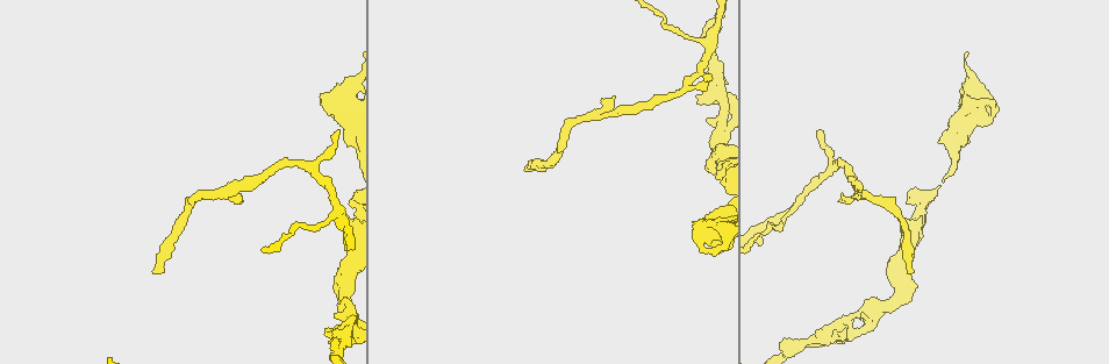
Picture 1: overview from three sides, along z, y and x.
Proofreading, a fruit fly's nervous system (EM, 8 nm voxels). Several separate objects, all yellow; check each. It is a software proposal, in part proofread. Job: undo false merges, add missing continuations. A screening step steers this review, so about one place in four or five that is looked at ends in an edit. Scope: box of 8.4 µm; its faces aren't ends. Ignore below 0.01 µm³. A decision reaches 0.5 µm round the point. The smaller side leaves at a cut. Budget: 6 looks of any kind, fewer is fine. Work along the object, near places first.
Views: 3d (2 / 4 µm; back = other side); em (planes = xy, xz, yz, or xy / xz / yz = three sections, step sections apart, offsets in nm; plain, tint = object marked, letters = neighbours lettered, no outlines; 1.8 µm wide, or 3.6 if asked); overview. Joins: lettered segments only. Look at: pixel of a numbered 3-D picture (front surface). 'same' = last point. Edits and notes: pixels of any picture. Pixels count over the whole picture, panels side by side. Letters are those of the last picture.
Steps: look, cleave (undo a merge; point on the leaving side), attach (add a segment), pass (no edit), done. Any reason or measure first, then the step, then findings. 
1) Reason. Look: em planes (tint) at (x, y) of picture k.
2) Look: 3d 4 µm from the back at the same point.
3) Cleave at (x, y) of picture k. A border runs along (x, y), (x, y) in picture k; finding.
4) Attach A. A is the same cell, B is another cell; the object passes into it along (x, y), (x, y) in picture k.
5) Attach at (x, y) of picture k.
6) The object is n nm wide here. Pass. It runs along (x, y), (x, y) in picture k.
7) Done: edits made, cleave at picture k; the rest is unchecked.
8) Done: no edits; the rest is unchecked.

Thin end. Look: 3d 2 µm at (838, 201) of picture 1.

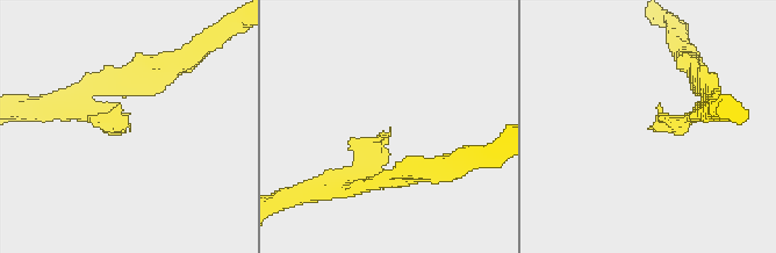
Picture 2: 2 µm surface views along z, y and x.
Need the tissue. Look: em planes (plain) at (388, 133) of picture 2.

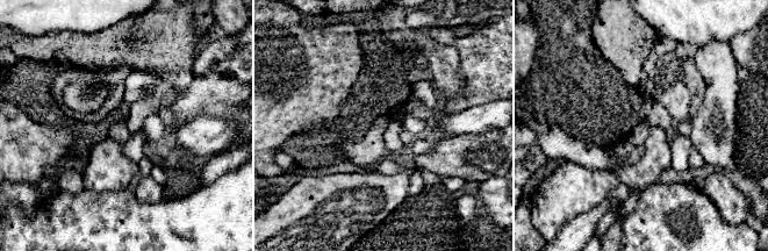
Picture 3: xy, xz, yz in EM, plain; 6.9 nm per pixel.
What lies round it. Look: em planes (letters) at the same point.

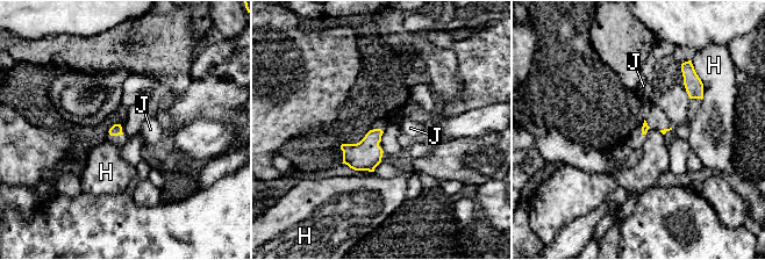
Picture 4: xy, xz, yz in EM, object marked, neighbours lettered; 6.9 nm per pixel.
Pass. H and J are other cells; no lettered segment goes on from it.

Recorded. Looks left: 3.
An open end. Look: em planes (letters) at (910, 272) of picture 1.

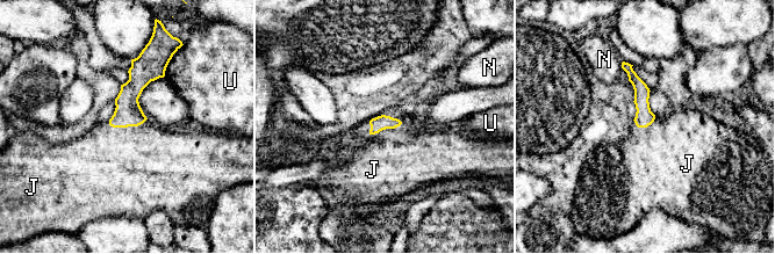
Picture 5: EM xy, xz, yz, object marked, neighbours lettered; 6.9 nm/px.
Attach J. J is the same cell, N and U are other cells; the object passes into it along (382, 122), (385, 129), (394, 162) in picture 5; it goes on there.

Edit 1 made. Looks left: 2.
Done: edits made, attach at picture 5; the rest is unchecked.

